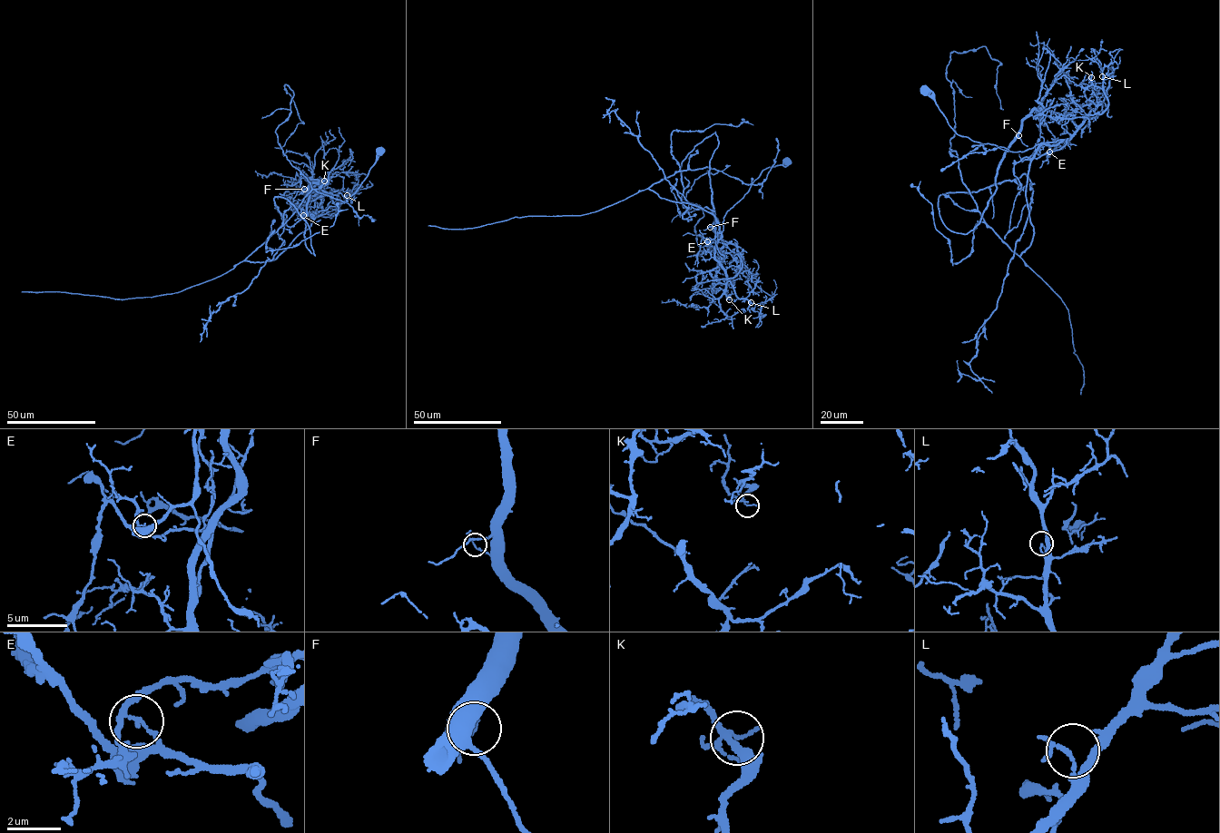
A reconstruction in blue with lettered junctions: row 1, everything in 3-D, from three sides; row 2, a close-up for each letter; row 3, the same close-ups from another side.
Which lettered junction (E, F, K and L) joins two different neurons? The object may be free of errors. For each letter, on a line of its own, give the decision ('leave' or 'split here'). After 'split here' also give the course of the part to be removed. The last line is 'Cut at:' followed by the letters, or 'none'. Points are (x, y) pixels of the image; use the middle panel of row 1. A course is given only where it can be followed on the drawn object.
E: split here | (707, 242), (718, 219), (683, 207), (680, 166), (715, 132), (723, 258), (710, 274), (721, 285), (737, 270)
F: leave
K: leave
L: leave
Cut at: E

